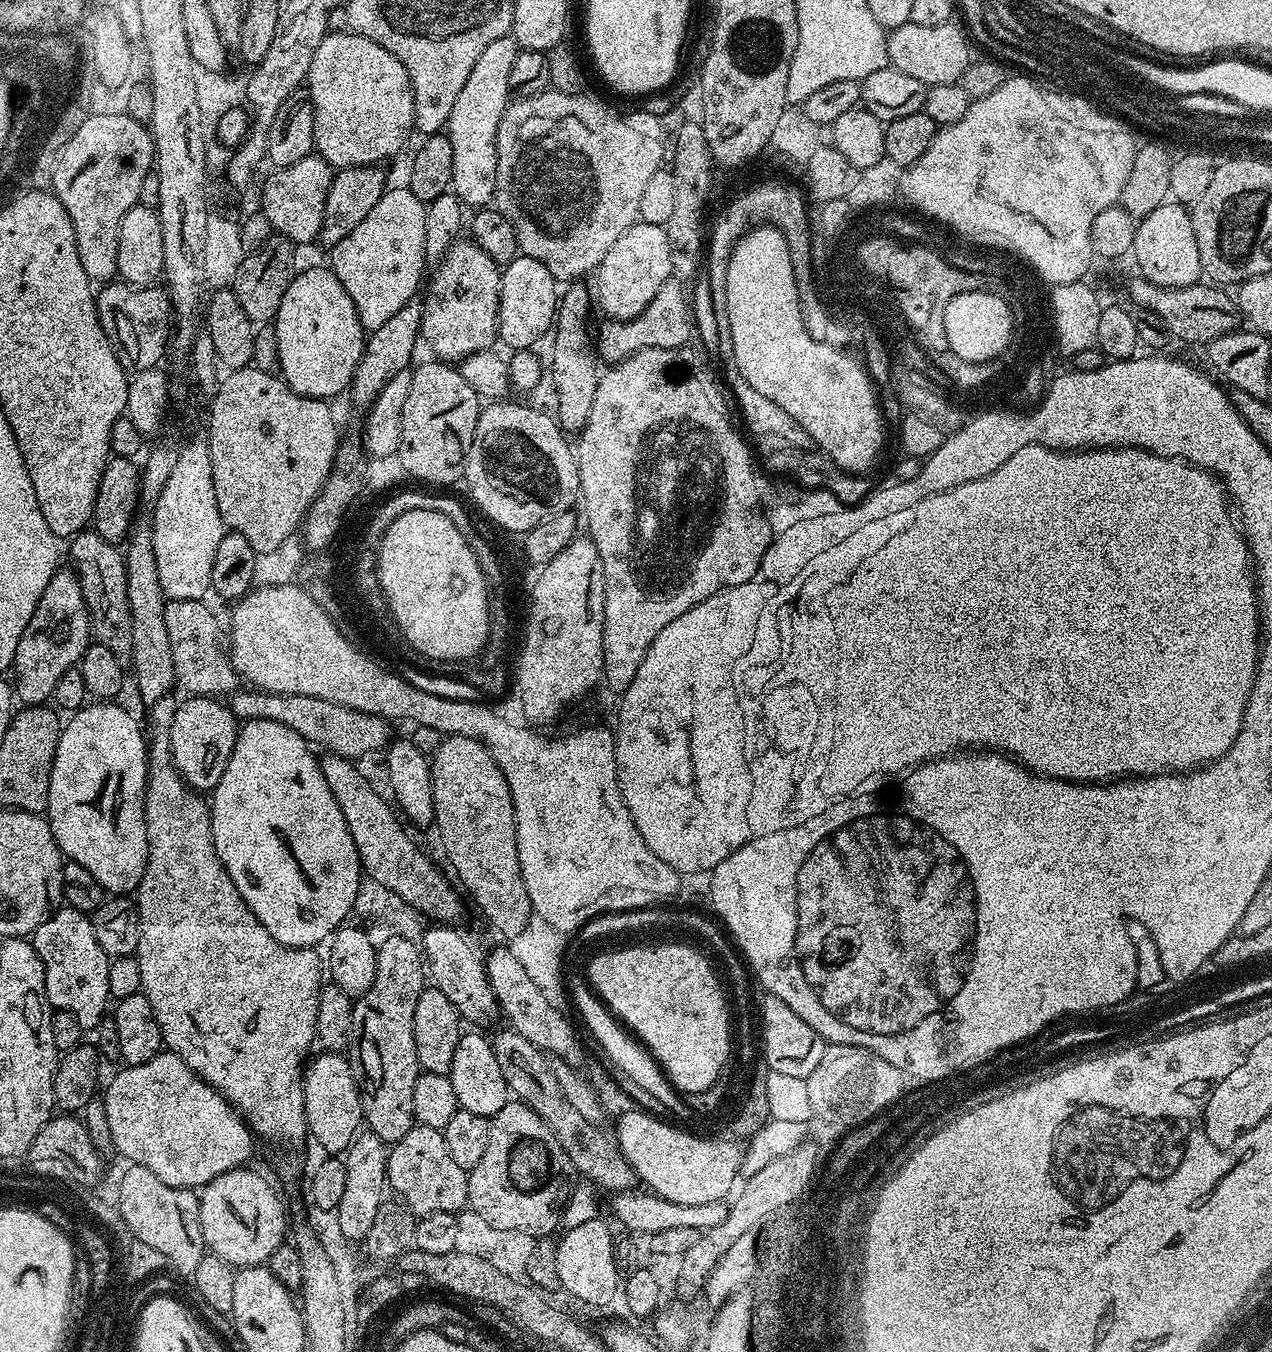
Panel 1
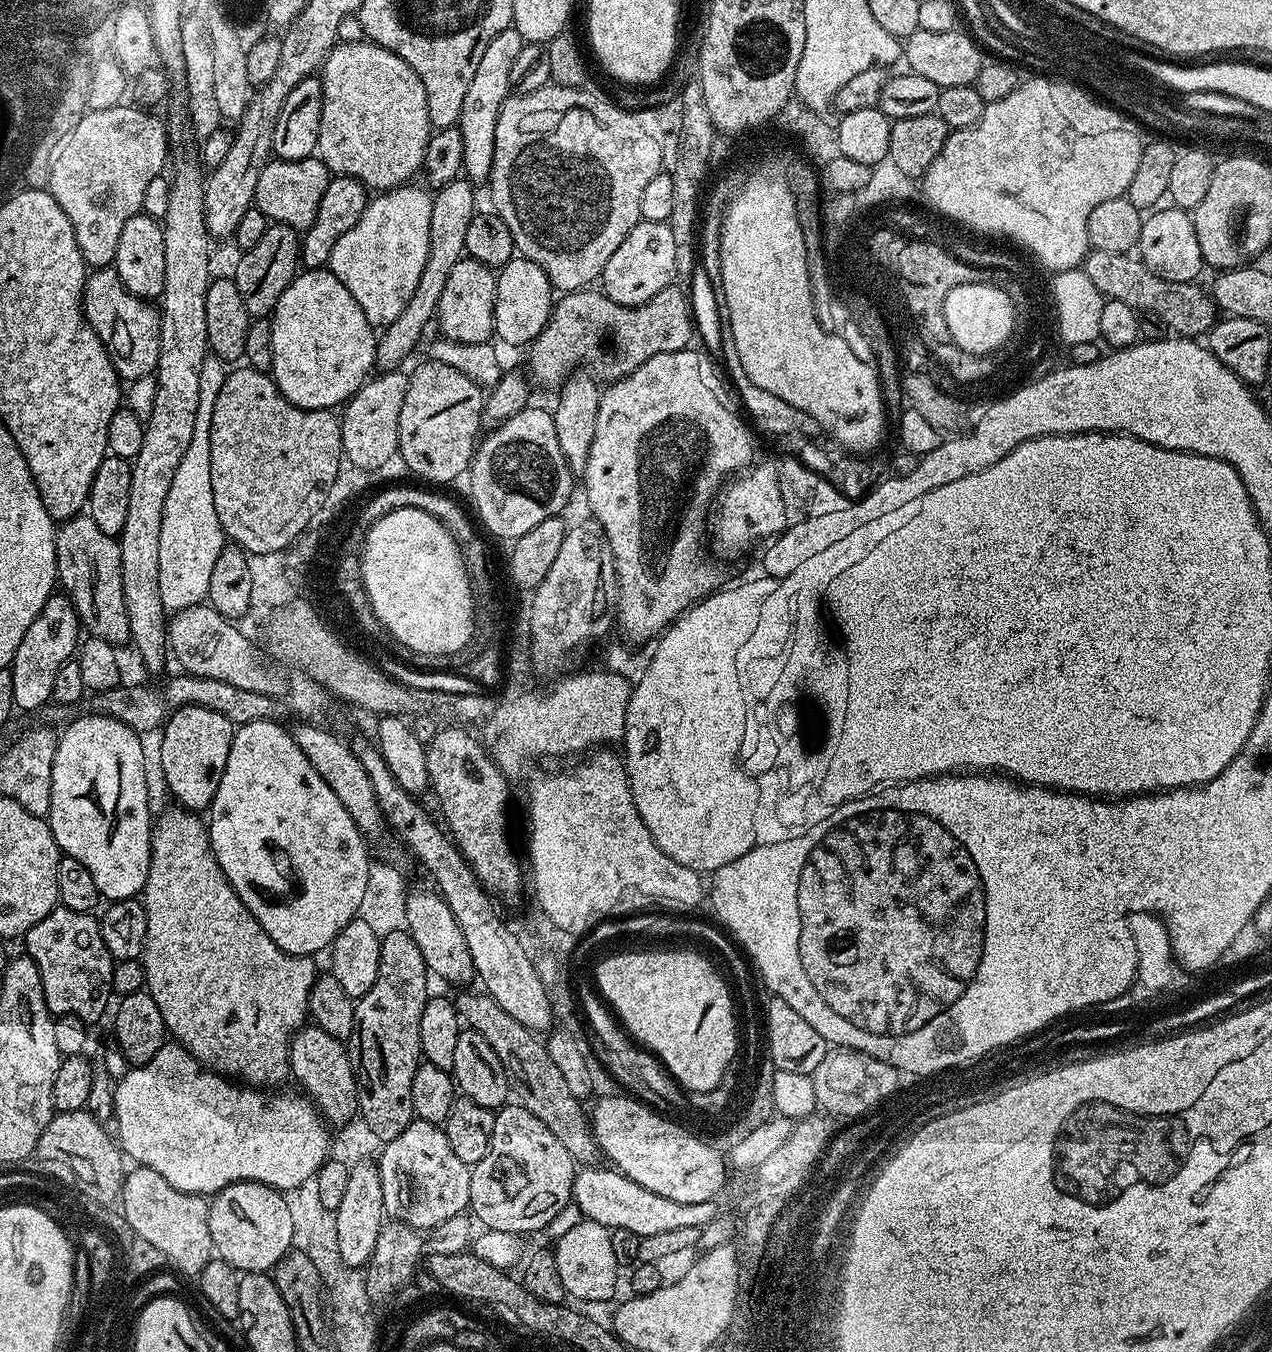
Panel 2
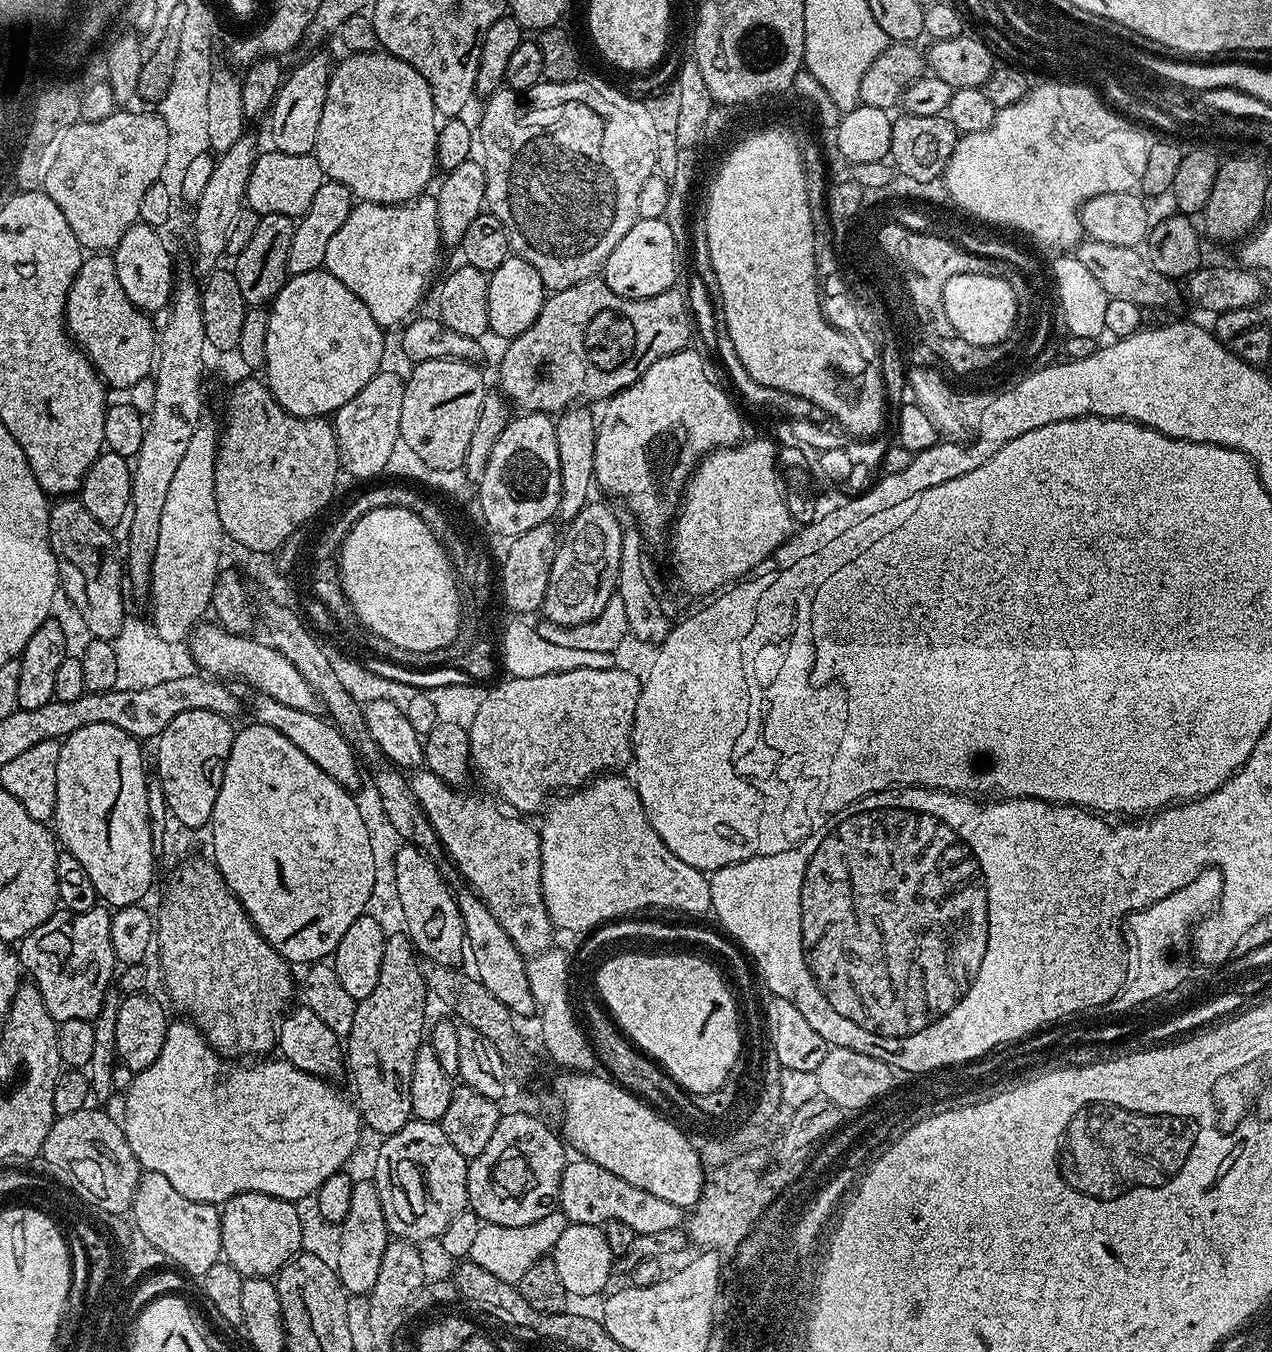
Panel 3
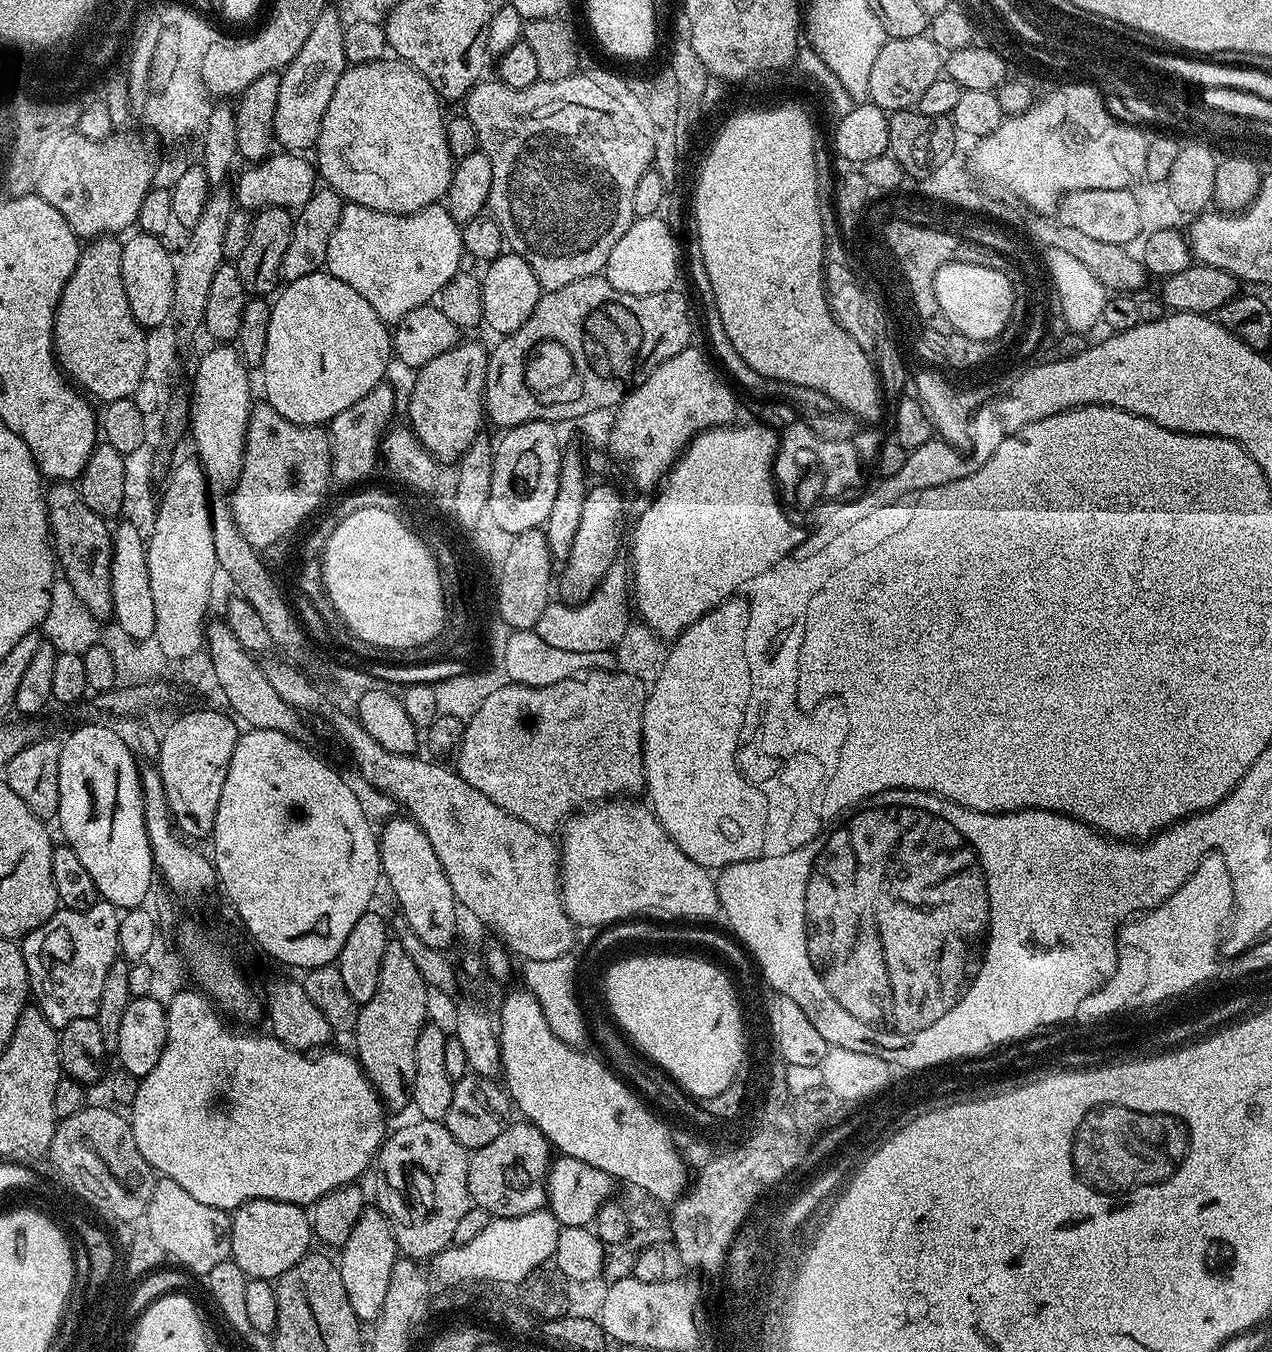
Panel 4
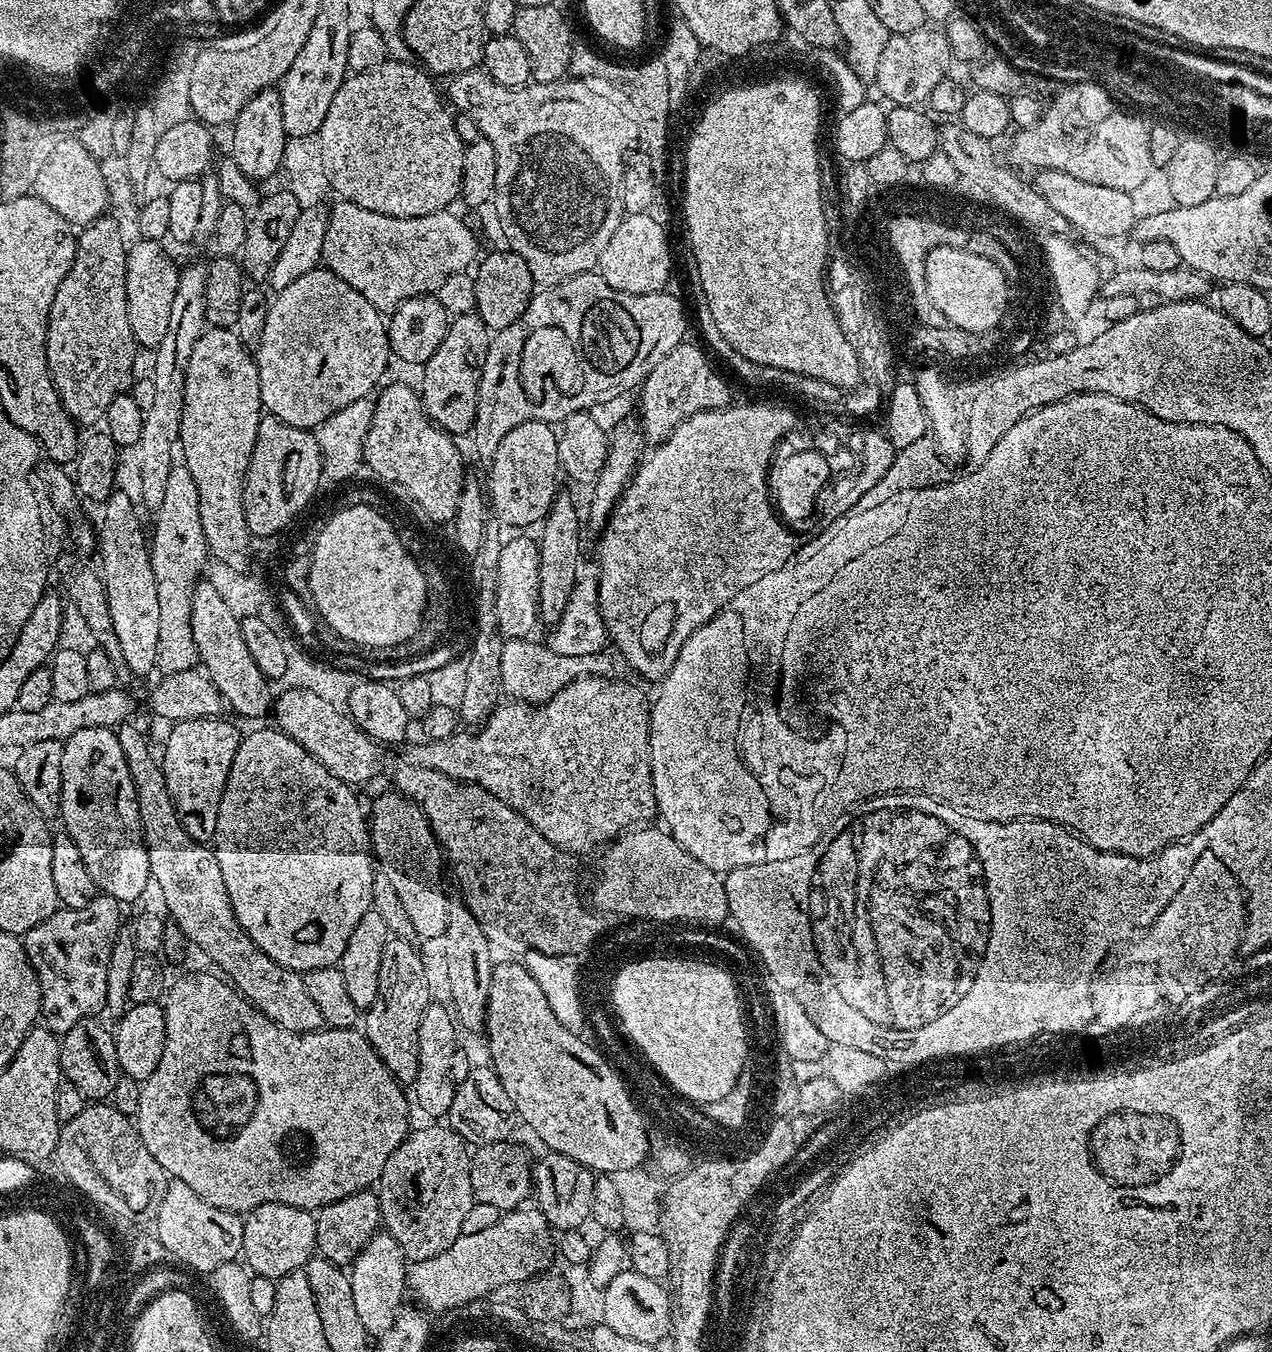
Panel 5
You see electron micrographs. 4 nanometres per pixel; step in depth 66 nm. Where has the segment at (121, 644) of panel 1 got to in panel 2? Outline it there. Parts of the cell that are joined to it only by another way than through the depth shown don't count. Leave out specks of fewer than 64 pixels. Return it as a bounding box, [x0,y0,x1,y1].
[56,514,132,646]

